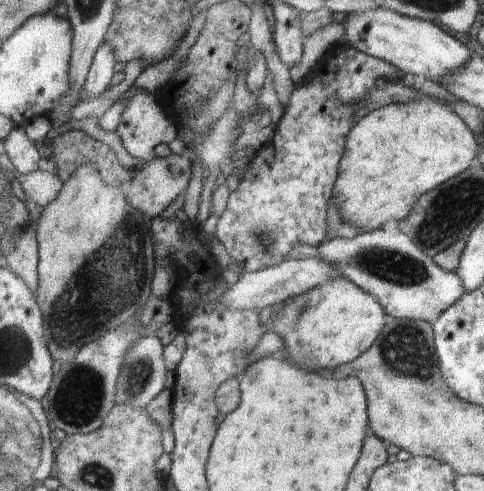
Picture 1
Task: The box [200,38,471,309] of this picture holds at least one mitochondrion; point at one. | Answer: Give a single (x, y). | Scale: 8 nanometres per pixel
(390, 265)

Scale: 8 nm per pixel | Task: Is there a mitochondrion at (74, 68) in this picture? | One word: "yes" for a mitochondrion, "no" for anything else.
no

